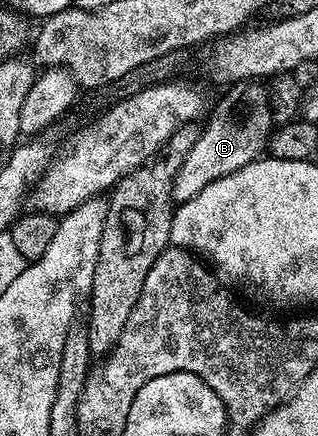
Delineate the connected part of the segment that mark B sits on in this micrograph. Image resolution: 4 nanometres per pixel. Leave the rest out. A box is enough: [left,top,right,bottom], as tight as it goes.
[173,83,275,203]

